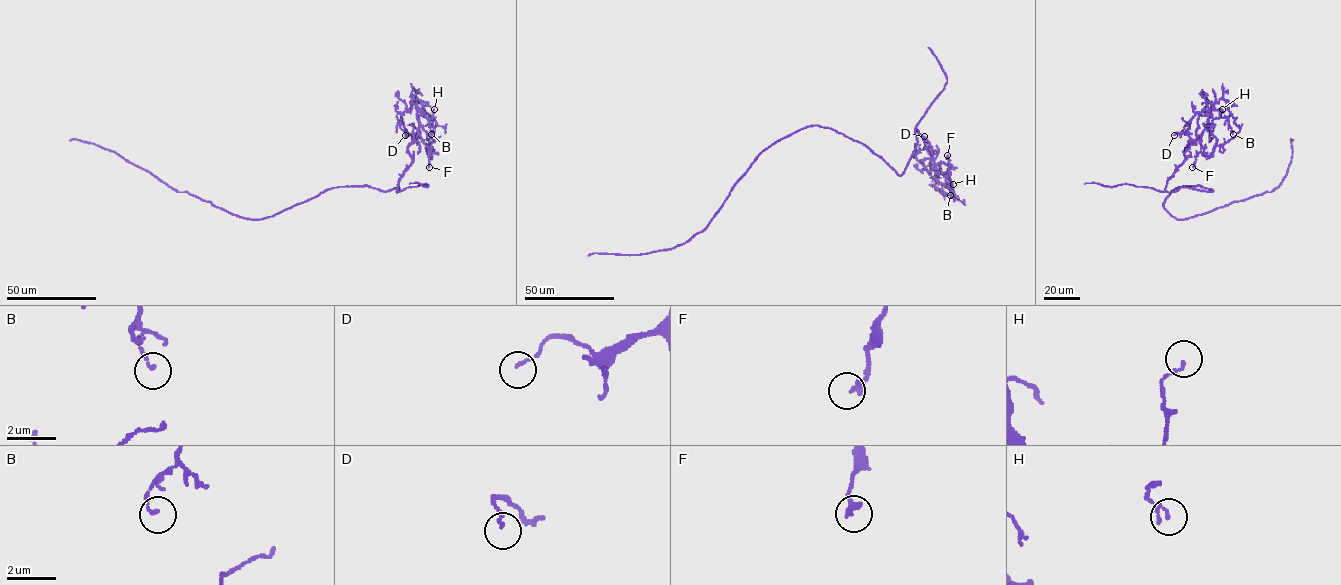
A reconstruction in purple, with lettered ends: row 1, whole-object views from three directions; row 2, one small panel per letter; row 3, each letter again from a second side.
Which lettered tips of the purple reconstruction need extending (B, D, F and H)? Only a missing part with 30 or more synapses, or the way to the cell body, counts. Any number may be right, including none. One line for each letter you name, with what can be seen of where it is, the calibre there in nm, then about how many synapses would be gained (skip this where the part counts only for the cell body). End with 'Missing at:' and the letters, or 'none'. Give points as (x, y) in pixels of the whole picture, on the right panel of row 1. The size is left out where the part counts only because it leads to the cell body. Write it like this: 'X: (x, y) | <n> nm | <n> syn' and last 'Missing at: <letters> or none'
Missing at: none

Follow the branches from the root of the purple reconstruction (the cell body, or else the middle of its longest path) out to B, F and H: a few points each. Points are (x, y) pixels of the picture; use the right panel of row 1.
B: (1165, 199), (1178, 187), (1213, 190), (1166, 190), (1211, 110), (1227, 117), (1233, 134)
F: (1165, 199), (1178, 187), (1213, 190), (1166, 190), (1185, 158), (1185, 148), (1202, 133), (1192, 167)
H: (1165, 199), (1178, 187), (1213, 190), (1166, 185), (1206, 102), (1213, 119), (1222, 109)

